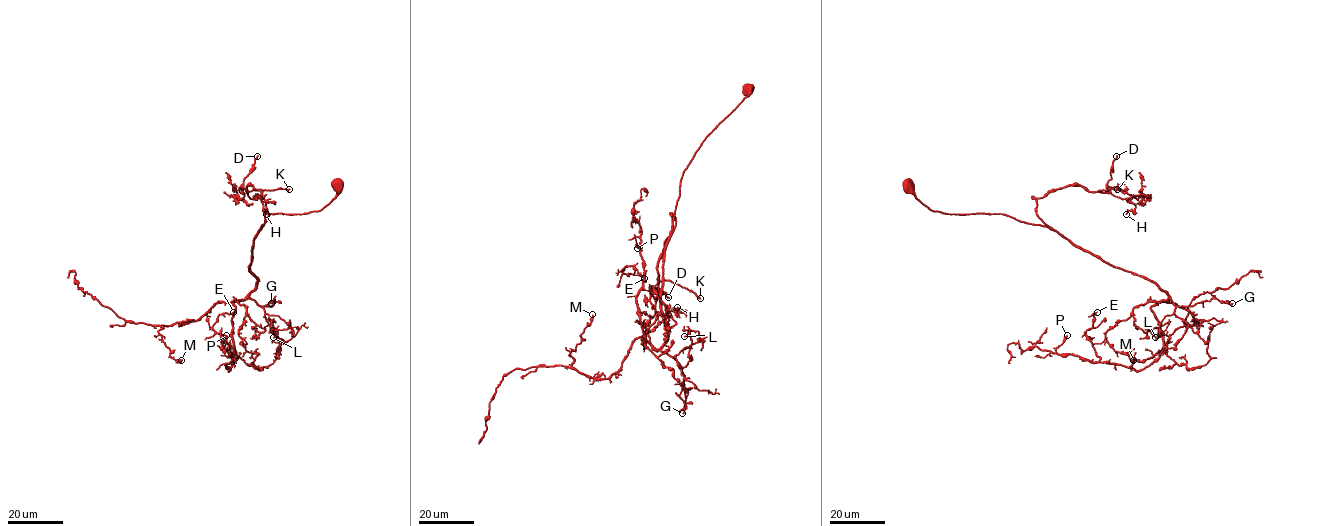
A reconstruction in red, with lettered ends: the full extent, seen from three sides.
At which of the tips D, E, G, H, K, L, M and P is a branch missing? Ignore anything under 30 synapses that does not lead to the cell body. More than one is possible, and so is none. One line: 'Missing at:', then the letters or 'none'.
Missing at: K

